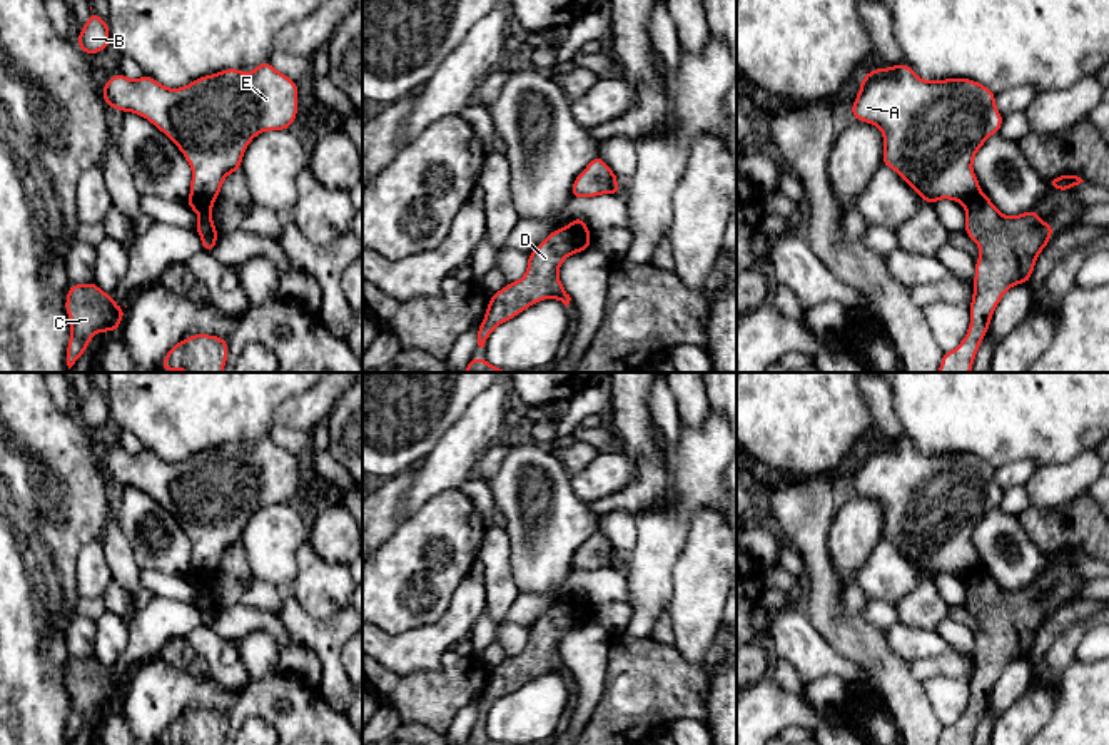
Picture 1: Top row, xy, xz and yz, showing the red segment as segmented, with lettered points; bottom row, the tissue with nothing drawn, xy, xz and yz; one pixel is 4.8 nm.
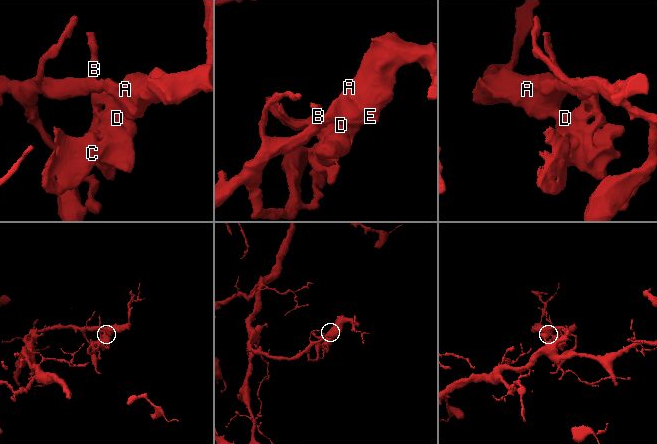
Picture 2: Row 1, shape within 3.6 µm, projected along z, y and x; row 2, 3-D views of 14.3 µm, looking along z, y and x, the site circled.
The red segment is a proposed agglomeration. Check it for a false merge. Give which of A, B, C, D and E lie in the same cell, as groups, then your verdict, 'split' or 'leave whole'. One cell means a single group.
A B E / C D; split

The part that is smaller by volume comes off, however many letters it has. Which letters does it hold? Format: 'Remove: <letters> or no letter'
Remove: C, D

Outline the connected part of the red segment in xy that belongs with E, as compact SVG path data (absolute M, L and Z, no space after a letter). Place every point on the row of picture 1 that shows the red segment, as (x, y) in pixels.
M269 60L251 73L225 68L199 77L185 87L169 89L149 75L130 80L117 72L102 89L107 107L134 112L154 124L182 152L192 167L190 197L212 205L224 179L241 170L242 155L257 134L292 129L297 117L297 84L277 72Z

